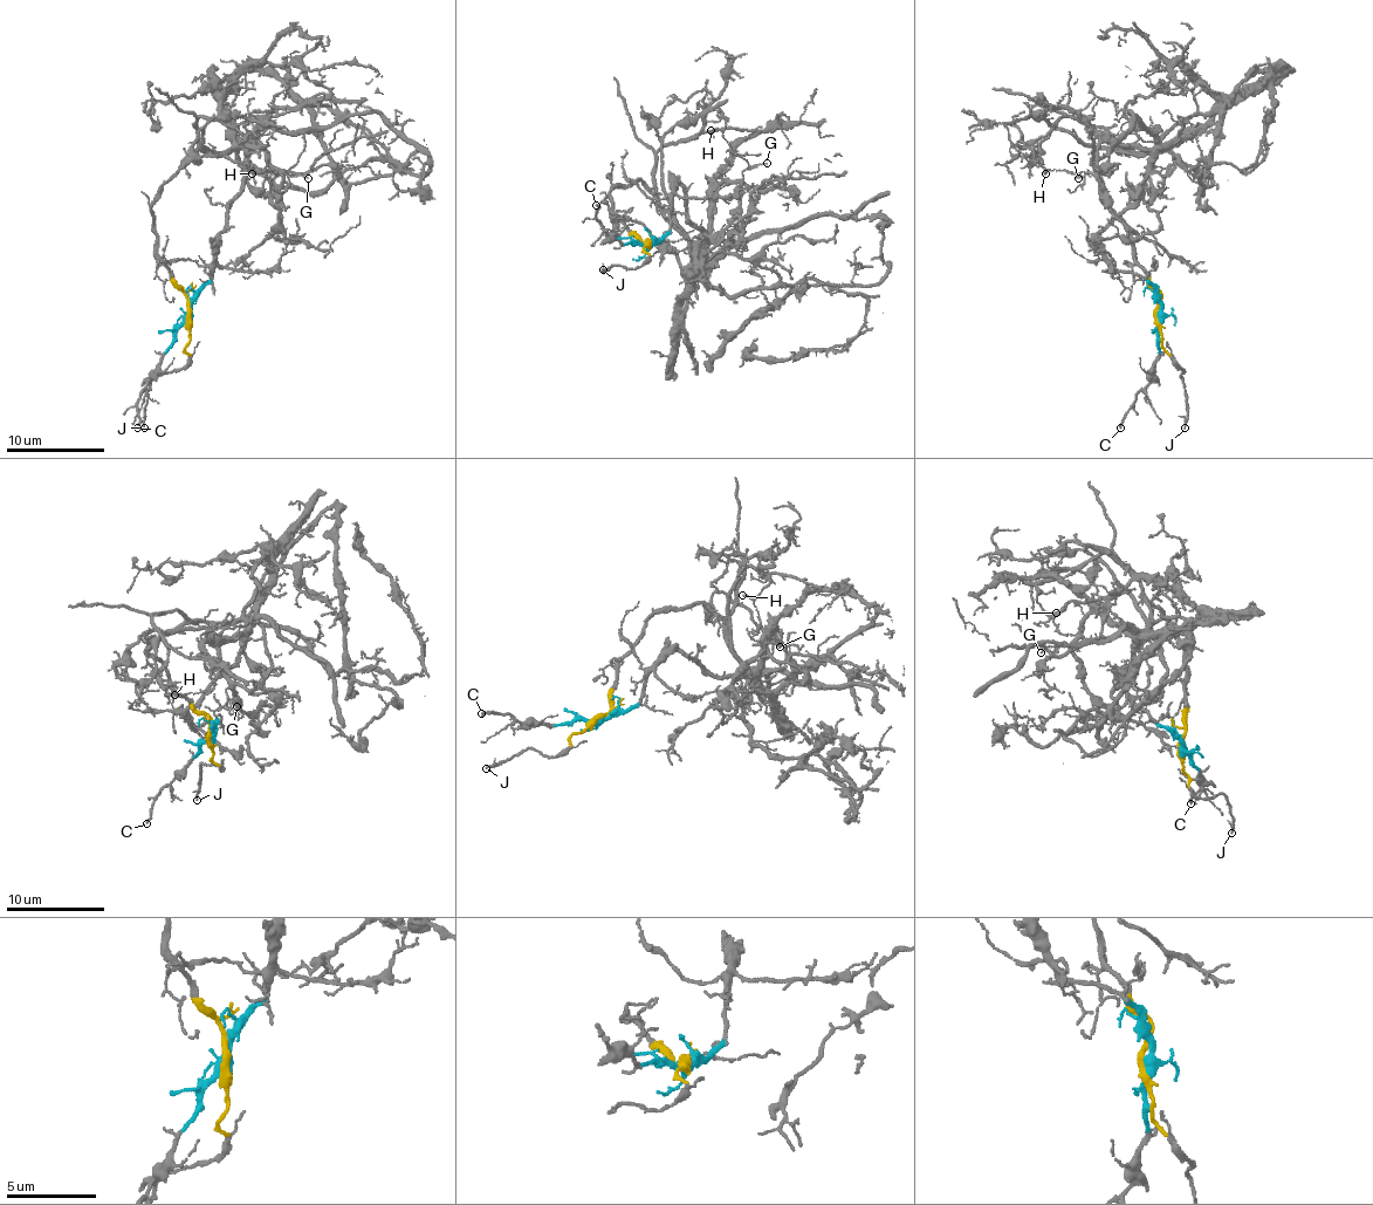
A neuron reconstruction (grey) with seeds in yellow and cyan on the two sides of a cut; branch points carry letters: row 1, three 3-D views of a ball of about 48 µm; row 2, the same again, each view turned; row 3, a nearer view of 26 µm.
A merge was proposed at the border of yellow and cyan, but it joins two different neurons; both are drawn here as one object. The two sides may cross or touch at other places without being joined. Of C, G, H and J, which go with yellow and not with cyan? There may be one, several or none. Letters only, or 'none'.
H, J

